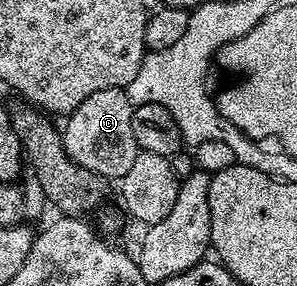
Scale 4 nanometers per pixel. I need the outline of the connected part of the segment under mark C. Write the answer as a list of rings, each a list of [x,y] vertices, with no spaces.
[[[120,87],[100,89],[100,93],[92,93],[88,101],[84,101],[75,111],[71,111],[65,120],[66,127],[61,128],[64,149],[76,165],[101,175],[107,181],[121,180],[128,169],[132,169],[132,161],[138,156],[138,142],[132,134],[132,113],[135,104],[130,102],[125,90]]]

